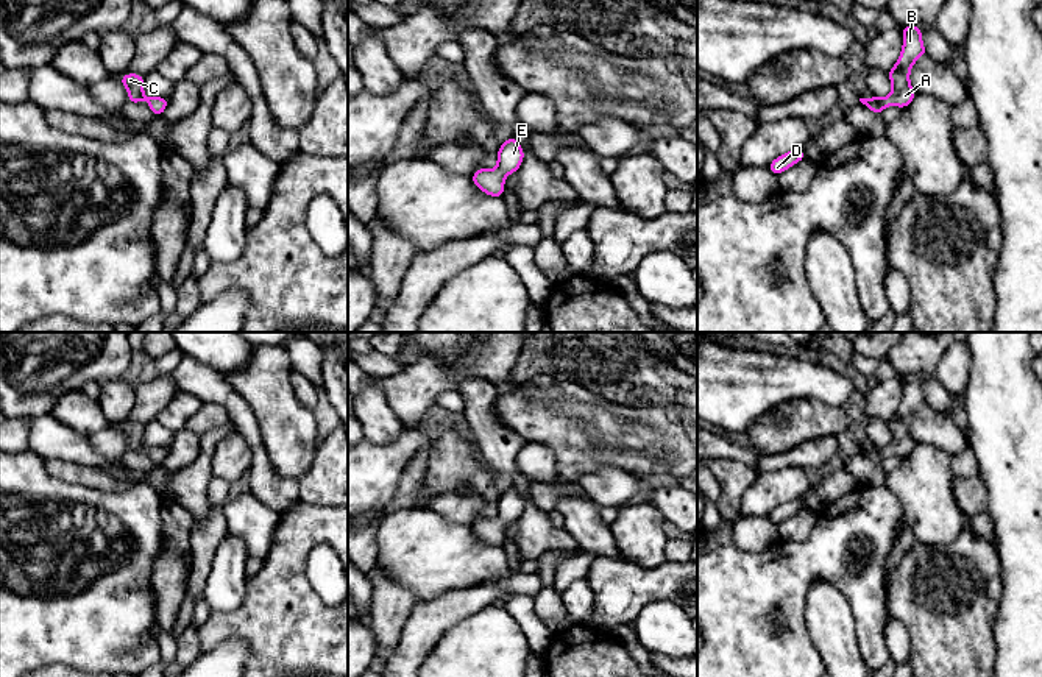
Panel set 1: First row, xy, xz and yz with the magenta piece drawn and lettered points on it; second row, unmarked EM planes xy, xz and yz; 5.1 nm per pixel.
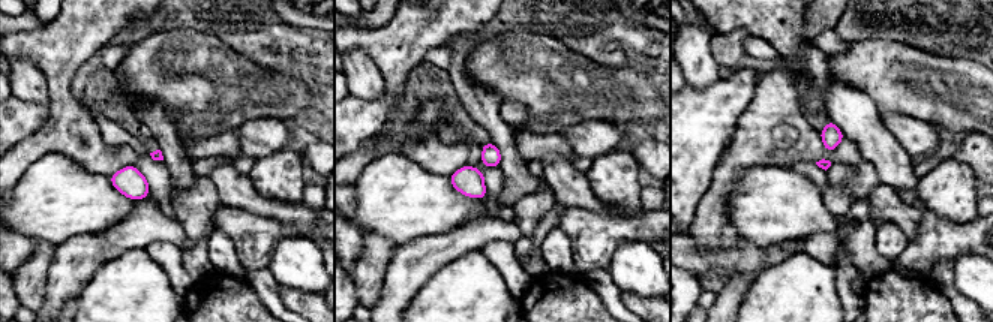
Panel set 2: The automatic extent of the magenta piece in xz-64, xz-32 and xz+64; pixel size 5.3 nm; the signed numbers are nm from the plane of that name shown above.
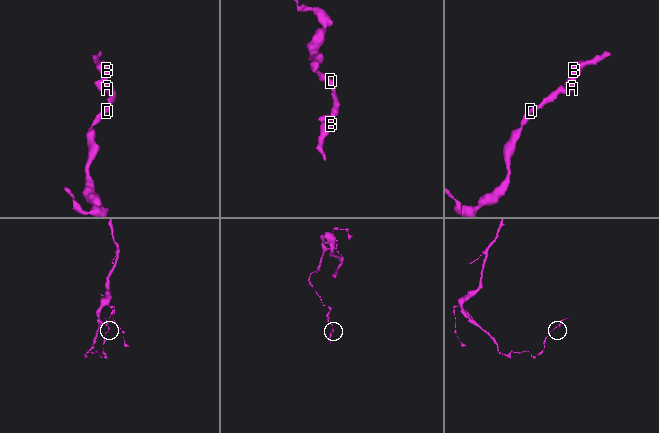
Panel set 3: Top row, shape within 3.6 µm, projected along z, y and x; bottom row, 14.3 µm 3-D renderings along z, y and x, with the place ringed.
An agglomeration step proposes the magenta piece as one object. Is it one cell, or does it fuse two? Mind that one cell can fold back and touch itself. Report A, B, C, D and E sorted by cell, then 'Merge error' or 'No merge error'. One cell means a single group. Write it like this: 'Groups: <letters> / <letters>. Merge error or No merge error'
Groups: A B C D E. No merge error

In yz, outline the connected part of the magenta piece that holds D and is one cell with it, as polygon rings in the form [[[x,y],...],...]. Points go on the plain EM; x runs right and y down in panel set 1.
[[[791,499],[778,507],[775,507],[767,516],[774,524],[780,524],[794,513],[805,509],[805,499]]]

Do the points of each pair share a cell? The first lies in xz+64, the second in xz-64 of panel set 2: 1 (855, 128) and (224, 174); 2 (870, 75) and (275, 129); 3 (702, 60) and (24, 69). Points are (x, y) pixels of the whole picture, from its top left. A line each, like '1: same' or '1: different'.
1: same
2: different
3: same

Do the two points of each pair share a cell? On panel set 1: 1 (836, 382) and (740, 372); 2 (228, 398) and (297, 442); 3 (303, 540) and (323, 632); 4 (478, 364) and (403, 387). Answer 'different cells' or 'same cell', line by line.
1: same cell
2: different cells
3: same cell
4: same cell

